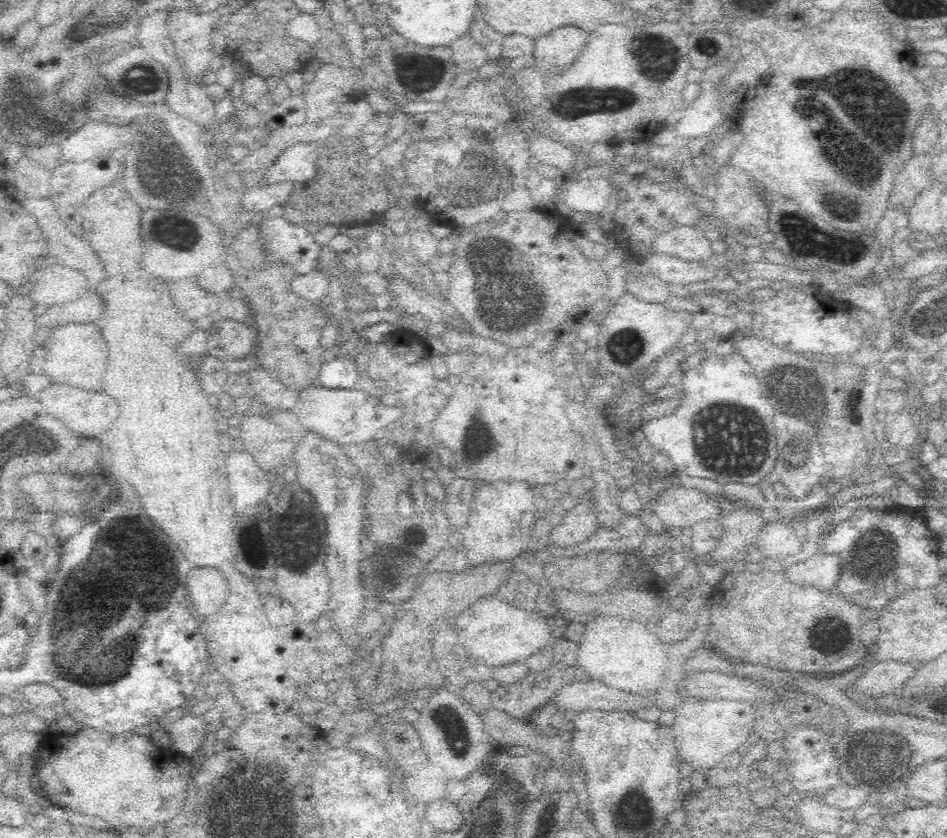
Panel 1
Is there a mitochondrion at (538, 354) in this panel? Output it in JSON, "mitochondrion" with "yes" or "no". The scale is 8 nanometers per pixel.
{"mitochondrion":"no"}

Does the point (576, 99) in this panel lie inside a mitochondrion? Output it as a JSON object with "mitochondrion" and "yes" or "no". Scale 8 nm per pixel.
{"mitochondrion":"yes"}

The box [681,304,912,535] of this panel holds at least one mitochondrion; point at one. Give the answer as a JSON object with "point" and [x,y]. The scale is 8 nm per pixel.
{"point":[724,437]}

